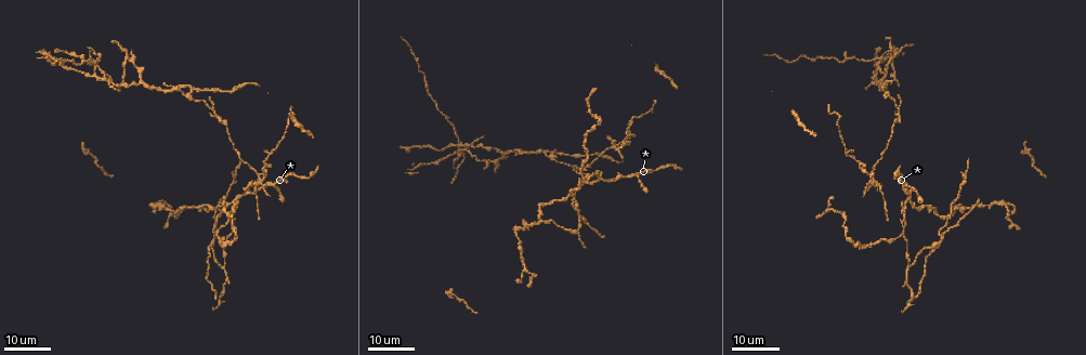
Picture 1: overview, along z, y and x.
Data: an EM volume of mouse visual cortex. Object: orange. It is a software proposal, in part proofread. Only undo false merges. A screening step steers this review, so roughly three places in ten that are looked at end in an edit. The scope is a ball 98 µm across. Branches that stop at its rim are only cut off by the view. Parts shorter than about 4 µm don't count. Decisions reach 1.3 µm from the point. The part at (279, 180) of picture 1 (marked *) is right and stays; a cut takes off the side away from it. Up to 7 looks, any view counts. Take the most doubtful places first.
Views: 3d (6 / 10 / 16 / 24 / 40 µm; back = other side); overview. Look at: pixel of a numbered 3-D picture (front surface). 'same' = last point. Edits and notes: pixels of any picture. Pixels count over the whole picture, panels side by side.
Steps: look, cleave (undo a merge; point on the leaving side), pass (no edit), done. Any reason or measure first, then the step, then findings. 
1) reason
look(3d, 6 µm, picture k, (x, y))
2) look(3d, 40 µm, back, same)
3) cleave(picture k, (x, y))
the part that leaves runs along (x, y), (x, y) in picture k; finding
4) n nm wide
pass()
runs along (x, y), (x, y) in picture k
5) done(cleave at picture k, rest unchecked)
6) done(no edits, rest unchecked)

look(3d, 16 µm, picture 1, (180, 85))

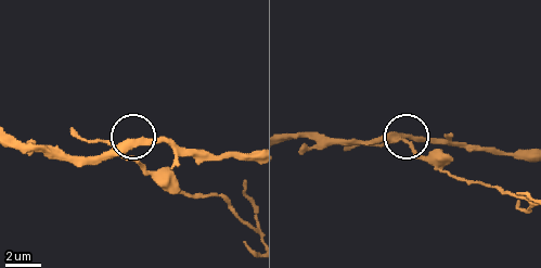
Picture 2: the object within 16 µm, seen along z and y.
closer look
look(3d, 10 µm, picture 2, (123, 145))

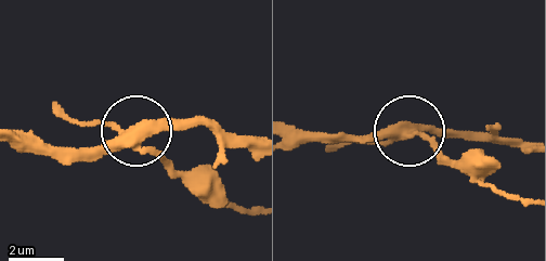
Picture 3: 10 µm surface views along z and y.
340 nm wide
cleave(picture 3, (91, 126))
a second neuron is stuck on

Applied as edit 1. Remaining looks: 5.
small branch off a trunk
look(3d, 16 µm, picture 1, (501, 154))

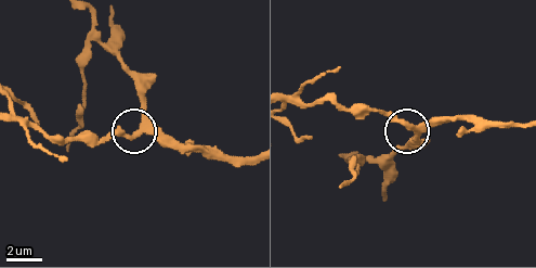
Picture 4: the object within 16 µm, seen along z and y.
look(3d, 10 µm, picture 4, (411, 129))

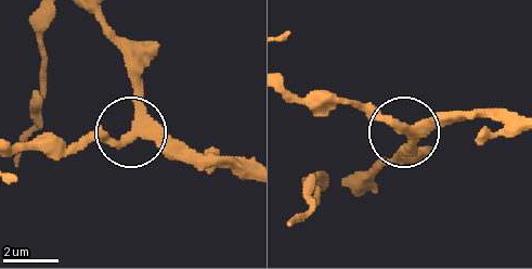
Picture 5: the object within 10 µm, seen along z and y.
look(3d, 6 µm, picture 5, (404, 128))

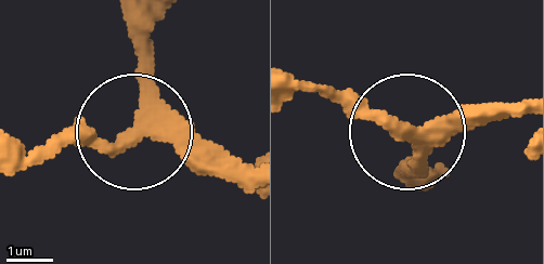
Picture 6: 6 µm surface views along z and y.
pass()
runs along (248, 172), (202, 169), (136, 126), (143, 21) in picture 6; one neuron here

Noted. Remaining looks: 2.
narrows sharply
look(3d, 24 µm, picture 1, (233, 212))

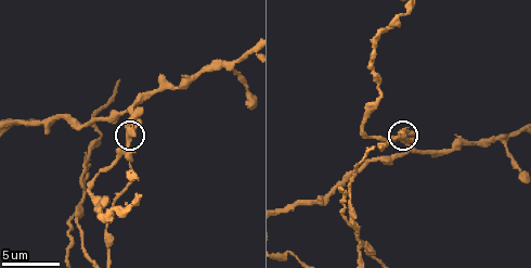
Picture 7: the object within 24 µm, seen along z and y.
look(3d, 6 µm, same)

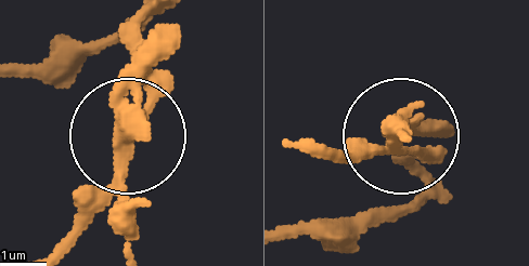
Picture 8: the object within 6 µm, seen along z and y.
360 nm wide
cleave(picture 8, (120, 88))
the part that leaves runs along (124, 164), (136, 253) in picture 8; two neurons meet here

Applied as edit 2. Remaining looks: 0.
done(cleave at picture 3, cleave at picture 8, rest unchecked)

